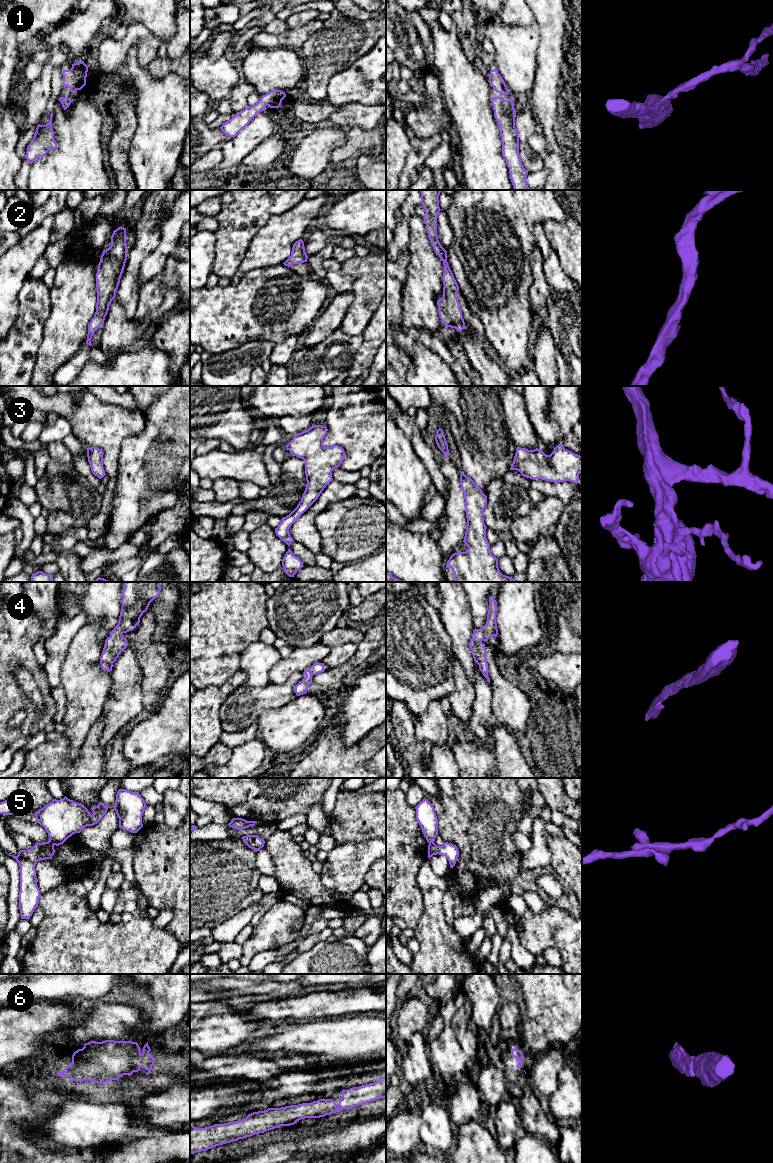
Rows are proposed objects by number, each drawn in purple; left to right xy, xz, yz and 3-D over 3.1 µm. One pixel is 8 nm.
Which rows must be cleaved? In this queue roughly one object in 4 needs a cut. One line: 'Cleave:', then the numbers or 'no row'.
Cleave: 5

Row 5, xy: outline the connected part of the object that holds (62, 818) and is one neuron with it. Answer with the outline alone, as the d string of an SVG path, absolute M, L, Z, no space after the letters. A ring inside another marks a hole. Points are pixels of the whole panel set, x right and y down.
M66 796L63 799L53 799L49 804L35 812L36 822L44 827L48 833L49 842L59 846L75 833L80 833L85 827L97 824L107 812L108 807L100 802L93 807L91 815L88 809Z

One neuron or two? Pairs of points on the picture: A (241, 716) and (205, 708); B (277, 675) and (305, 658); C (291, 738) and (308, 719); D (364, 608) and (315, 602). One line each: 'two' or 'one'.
A: two
B: one
C: one
D: two

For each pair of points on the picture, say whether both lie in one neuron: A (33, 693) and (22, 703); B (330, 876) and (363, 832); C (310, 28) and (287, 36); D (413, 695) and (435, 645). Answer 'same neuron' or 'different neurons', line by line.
A: different neurons
B: different neurons
C: same neuron
D: same neuron

